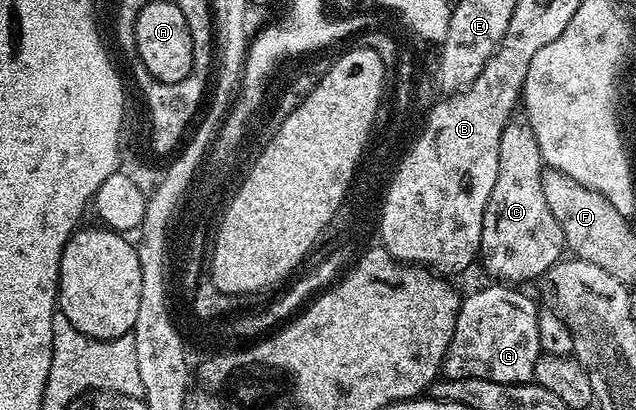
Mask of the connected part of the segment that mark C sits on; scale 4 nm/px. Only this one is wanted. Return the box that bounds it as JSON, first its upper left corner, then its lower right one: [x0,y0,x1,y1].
[479,114,565,286]

